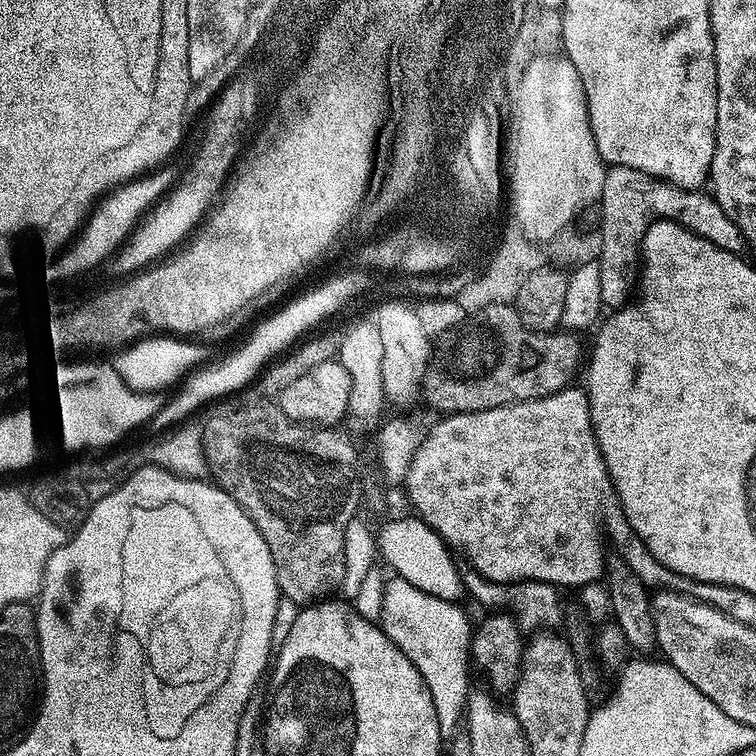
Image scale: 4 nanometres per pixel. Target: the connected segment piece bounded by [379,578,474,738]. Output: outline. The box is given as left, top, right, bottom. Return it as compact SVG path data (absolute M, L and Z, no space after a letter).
M392 578L385 586L384 604L382 604L379 625L384 633L414 662L418 674L422 674L422 682L426 682L426 690L430 690L430 698L434 698L434 714L438 714L438 726L441 737L455 736L466 716L470 687L468 688L468 668L470 669L470 647L472 644L473 625L468 625L468 616L459 608L459 603L443 600L434 594L426 594L426 590L418 590L418 586L410 586L410 582Z

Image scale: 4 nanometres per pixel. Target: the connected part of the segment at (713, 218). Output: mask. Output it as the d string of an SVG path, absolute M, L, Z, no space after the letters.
M612 166L605 171L598 207L598 227L602 234L602 250L598 263L602 270L602 302L608 310L619 310L629 303L628 295L635 284L637 287L638 273L642 268L646 230L650 230L655 220L673 220L686 230L714 242L714 246L722 246L722 250L740 254L746 248L744 236L736 223L728 217L726 210L718 206L715 196L704 190L667 184L657 176L634 170L630 166Z

